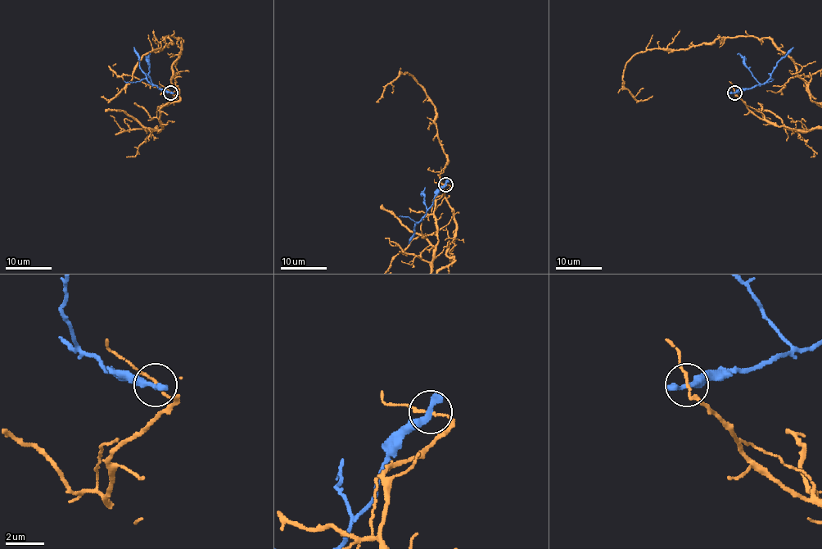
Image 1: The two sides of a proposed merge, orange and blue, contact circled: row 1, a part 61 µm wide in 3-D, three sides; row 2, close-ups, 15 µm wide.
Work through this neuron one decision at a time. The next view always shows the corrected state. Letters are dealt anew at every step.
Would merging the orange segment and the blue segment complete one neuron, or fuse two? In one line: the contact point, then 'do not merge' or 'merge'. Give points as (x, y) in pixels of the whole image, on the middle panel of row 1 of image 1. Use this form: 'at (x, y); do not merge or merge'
at (445, 184); do not merge

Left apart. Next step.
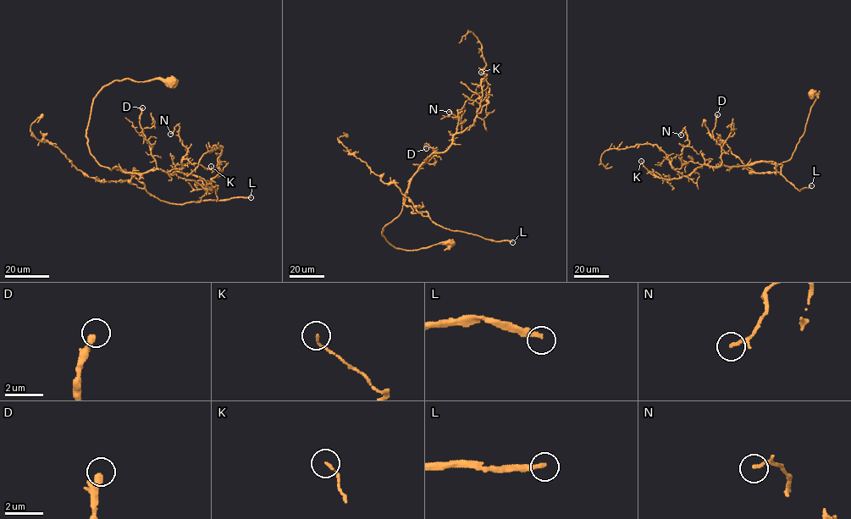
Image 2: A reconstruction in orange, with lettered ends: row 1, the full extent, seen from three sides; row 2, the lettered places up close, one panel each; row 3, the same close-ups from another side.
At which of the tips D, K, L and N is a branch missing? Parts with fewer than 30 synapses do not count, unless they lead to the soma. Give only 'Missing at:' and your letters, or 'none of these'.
Missing at: L

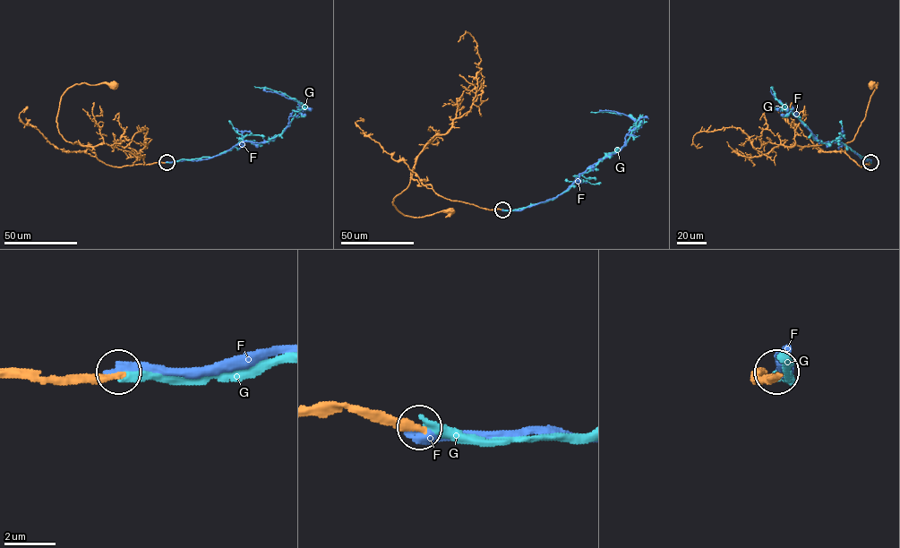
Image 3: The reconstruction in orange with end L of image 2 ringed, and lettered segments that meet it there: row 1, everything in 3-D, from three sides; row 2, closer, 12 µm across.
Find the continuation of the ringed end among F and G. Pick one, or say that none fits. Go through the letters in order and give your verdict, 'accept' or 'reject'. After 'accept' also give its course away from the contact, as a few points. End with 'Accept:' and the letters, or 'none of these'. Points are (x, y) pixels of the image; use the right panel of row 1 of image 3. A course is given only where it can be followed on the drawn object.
F: accept; it runs (870, 162), (840, 142), (818, 141), (793, 113), (774, 98), (771, 89)
G: reject
Accept: F

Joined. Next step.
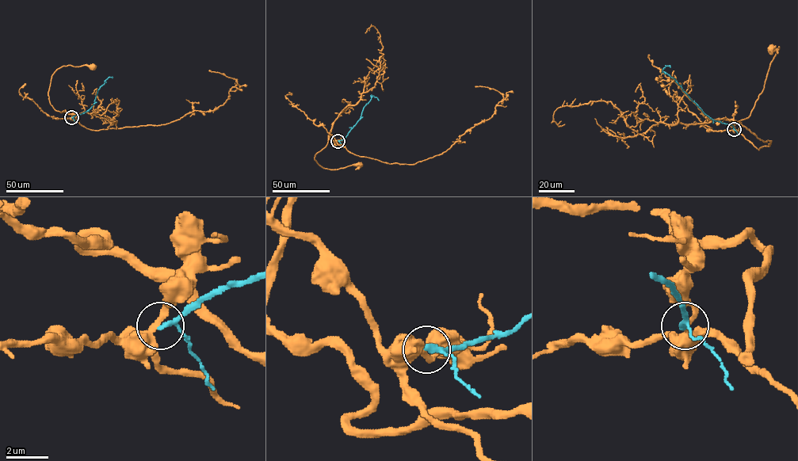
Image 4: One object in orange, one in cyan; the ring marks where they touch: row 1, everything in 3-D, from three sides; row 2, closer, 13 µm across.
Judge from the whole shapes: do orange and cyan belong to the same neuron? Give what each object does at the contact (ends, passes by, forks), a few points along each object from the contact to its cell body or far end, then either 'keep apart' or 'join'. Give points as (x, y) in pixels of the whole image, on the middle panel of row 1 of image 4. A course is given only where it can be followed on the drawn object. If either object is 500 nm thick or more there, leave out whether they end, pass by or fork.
orange passes by; cyan passes by; course orange (337, 140), (344, 146), (328, 139), (315, 154), (318, 164), (330, 169), (359, 164); course cyan (337, 140), (343, 139), (361, 118), (371, 95), (378, 100); keep apart

